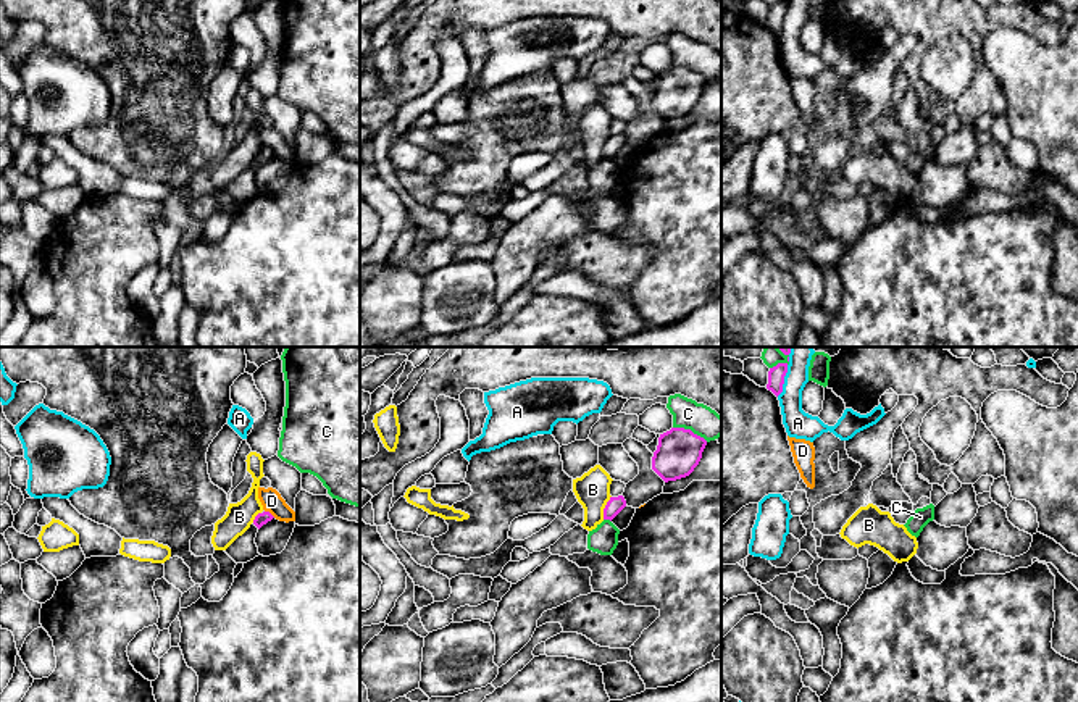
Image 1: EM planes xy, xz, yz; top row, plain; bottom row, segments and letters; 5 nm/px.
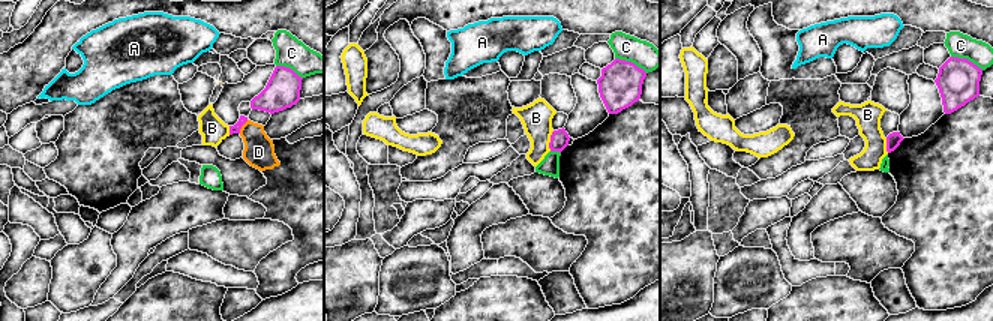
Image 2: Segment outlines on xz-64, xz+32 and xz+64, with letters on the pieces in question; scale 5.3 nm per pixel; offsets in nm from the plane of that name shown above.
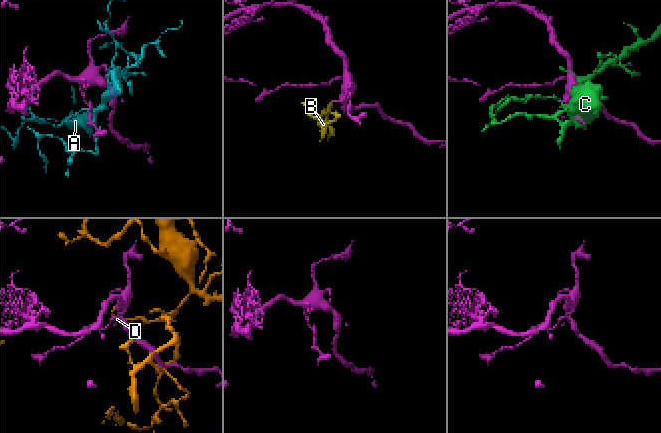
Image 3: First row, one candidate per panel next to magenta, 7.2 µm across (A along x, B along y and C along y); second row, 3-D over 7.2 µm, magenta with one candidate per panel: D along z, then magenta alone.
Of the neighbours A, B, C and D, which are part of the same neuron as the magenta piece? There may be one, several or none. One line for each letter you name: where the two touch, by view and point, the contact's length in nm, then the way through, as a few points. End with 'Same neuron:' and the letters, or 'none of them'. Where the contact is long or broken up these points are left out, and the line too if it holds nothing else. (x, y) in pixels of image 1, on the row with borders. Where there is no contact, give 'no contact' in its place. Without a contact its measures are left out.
Same neuron: none of them

